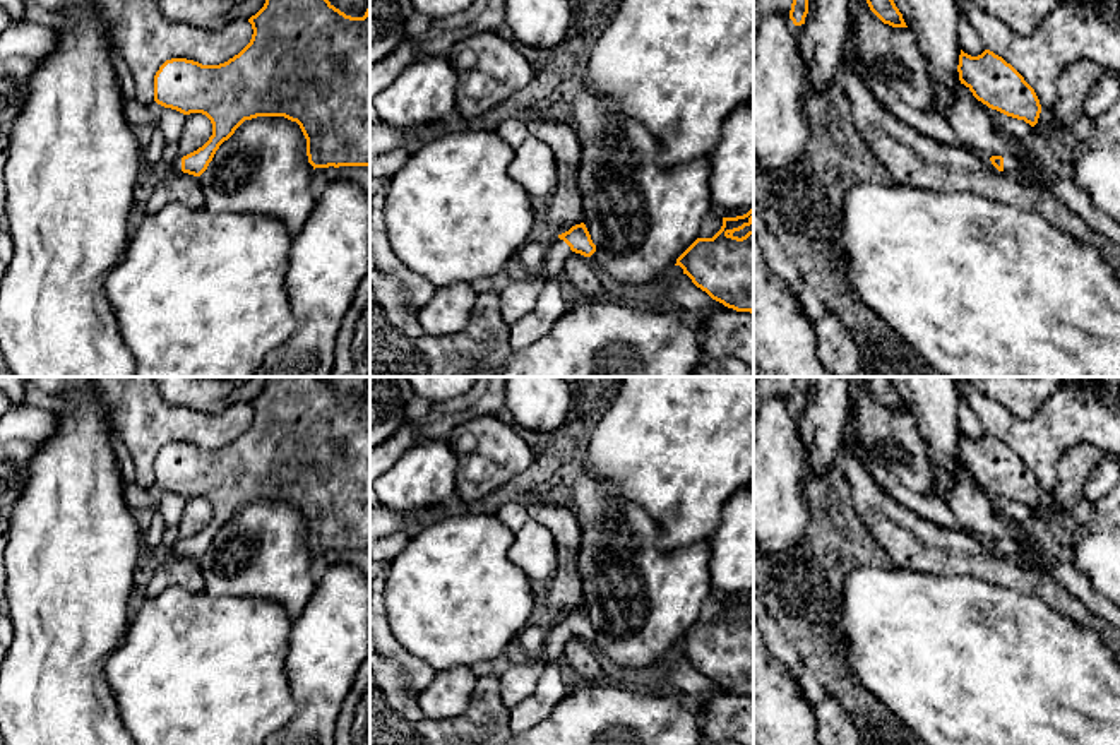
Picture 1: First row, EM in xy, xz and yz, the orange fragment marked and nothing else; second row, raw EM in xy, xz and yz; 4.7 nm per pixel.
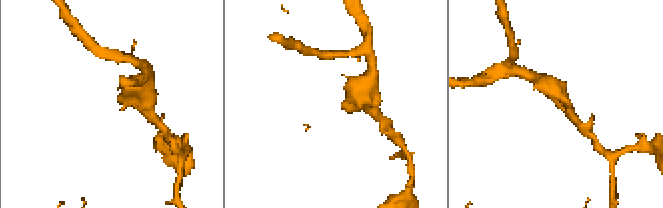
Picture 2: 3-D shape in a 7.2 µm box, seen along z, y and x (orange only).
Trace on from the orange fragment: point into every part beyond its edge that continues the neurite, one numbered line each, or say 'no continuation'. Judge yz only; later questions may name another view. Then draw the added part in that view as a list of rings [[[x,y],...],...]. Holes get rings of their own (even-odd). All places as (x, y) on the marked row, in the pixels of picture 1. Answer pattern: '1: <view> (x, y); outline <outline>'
1: yz (1011, 165); outline [[[1002,156],[1004,158],[1004,173],[1021,176],[1021,163],[1014,156]]]

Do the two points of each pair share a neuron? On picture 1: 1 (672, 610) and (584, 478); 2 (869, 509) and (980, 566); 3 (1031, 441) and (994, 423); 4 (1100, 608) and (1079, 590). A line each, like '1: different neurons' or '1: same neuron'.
1: same neuron
2: same neuron
3: same neuron
4: same neuron

